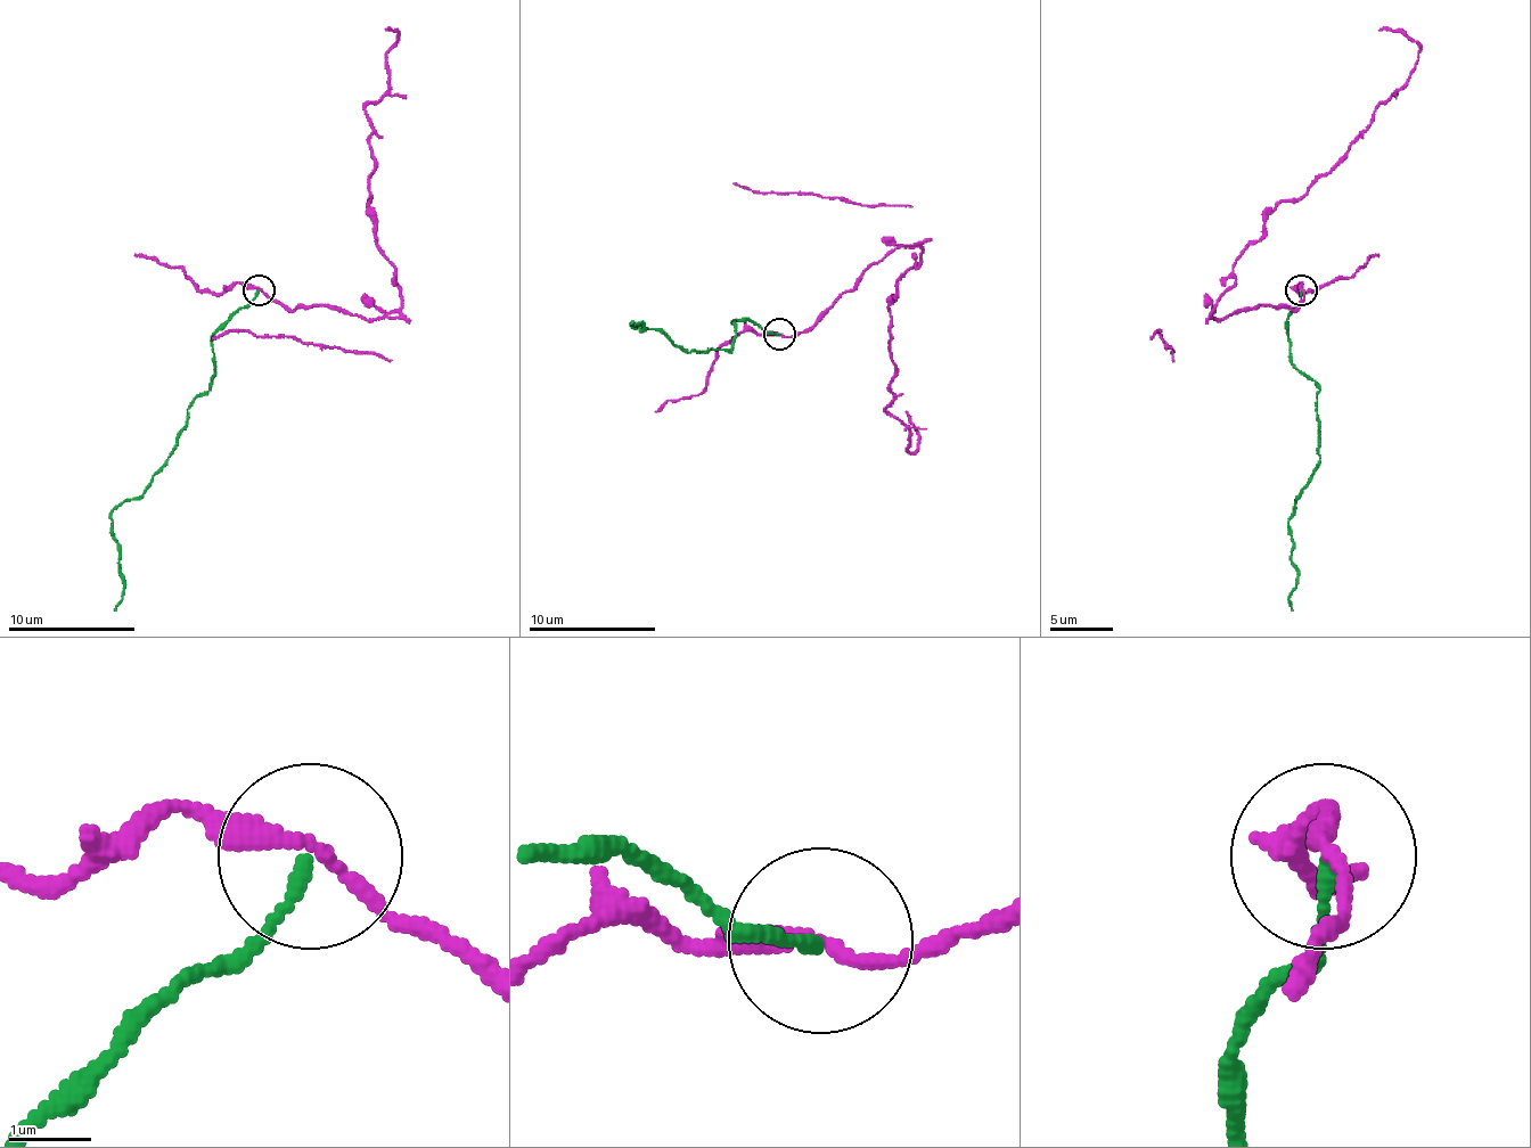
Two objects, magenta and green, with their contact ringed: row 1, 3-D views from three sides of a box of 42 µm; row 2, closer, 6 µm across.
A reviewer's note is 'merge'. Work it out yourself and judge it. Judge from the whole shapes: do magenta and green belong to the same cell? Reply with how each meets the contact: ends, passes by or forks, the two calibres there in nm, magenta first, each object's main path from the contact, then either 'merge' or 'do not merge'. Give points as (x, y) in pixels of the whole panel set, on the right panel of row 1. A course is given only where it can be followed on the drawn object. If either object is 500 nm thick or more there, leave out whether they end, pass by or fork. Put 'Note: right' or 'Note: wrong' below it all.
magenta passes by; green ends; calibres 200 and 160 nm; course magenta (1301, 289), (1295, 308), (1213, 318), (1263, 220), (1301, 197), (1409, 76), (1416, 42), (1377, 30); course green (1301, 289), (1288, 334), (1288, 362), (1317, 387), (1320, 460), (1292, 511), (1292, 565), (1299, 574), (1292, 609); do not merge
Note: wrong

